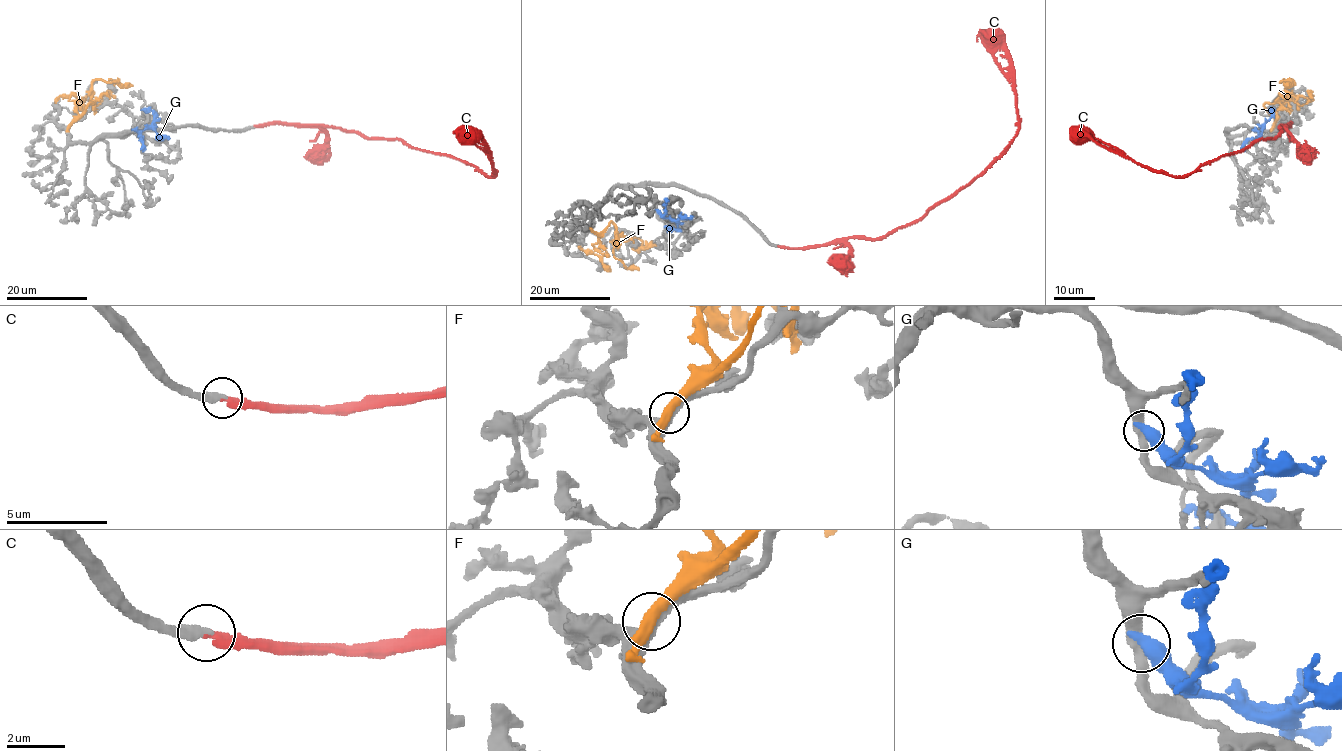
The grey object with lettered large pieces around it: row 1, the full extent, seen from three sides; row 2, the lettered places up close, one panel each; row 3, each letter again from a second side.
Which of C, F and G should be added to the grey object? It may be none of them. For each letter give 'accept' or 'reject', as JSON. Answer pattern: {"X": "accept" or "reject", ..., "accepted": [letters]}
{"C": "accept", "F": "reject", "G": "reject", "accepted": ["C"]}

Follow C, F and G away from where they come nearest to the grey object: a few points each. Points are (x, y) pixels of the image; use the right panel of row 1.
C: (1288, 126), (1291, 123), (1280, 127), (1274, 138), (1259, 138), (1181, 177), (1157, 172), (1079, 131), (1084, 132)
F: (1274, 125), (1275, 118), (1264, 106), (1282, 101), (1286, 88), (1284, 79), (1280, 81), (1287, 80), (1287, 84)
G: (1253, 129), (1261, 129), (1270, 118), (1269, 110)

